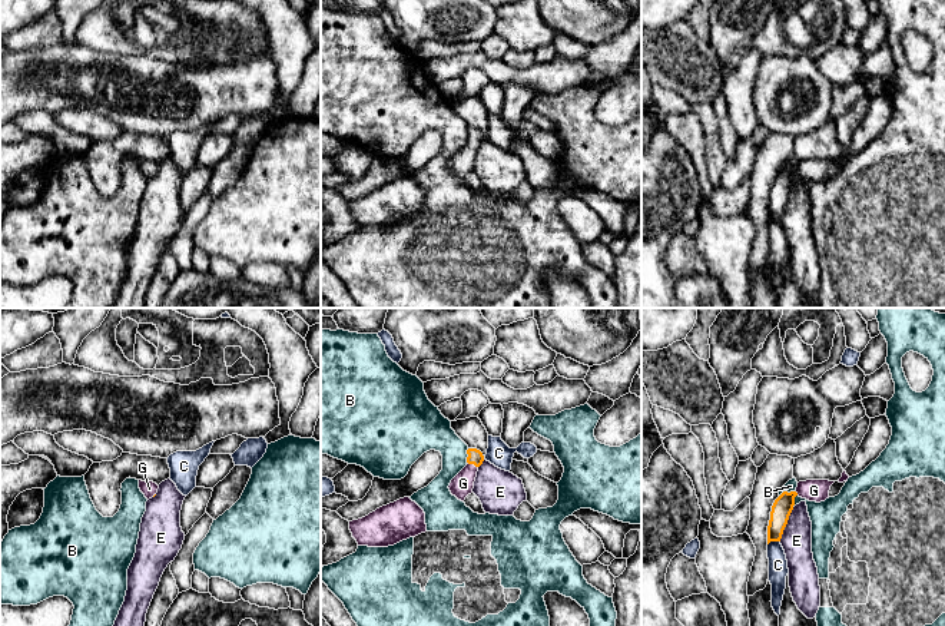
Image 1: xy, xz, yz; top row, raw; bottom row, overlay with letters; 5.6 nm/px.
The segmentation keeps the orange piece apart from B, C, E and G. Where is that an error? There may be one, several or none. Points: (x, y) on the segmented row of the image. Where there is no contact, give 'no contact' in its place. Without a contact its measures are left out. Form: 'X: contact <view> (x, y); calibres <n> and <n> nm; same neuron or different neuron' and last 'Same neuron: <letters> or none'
B: contact yz (786, 492); calibres 120 and 60 nm; different neuron
C: contact yz (773, 540); calibres 120 and 110 nm; different neuron
E: contact yz (786, 523); calibres 120 and 180 nm; different neuron
G: contact xz (473, 463); calibres 90 and 120 nm; same neuron
Same neuron: G

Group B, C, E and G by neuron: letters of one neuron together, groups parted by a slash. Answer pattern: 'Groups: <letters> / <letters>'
Groups: B / C / E / G

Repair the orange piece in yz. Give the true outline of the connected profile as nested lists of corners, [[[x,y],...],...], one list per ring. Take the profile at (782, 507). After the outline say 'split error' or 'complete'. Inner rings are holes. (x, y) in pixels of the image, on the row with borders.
[[[806,480],[799,481],[795,491],[783,491],[772,506],[767,526],[767,544],[770,541],[780,541],[789,516],[793,510],[796,496],[809,501],[825,501],[829,499],[829,490],[833,483],[835,481],[829,480]]] | split error

